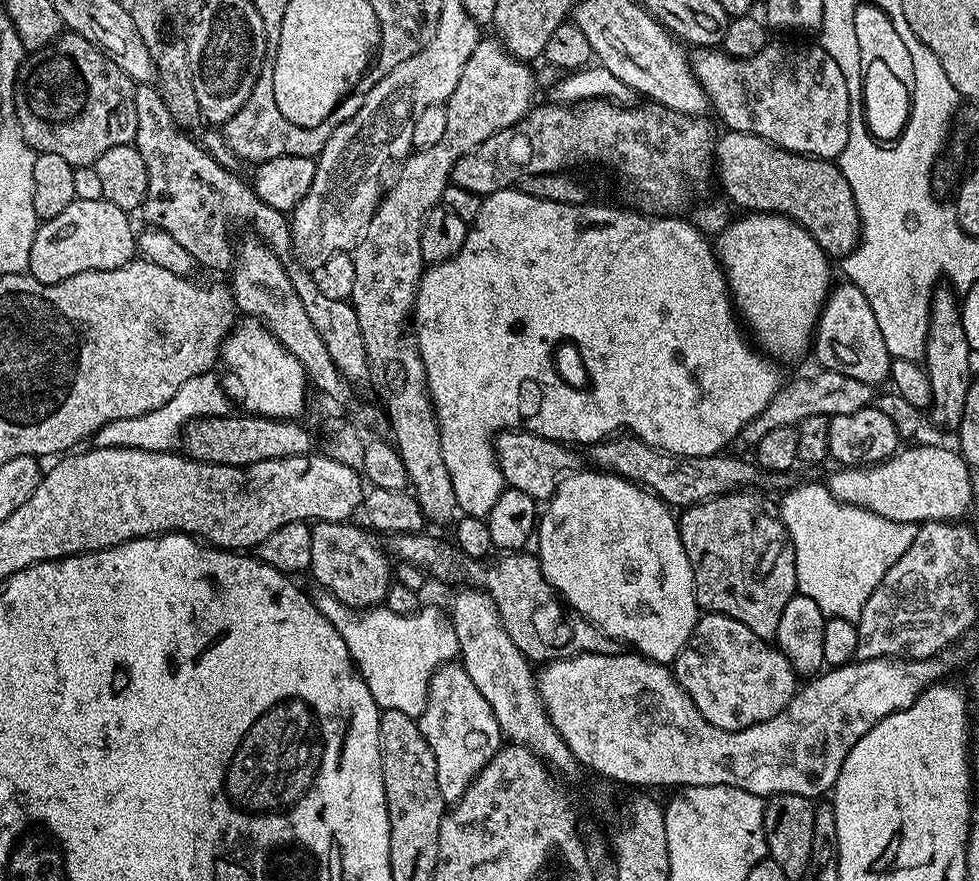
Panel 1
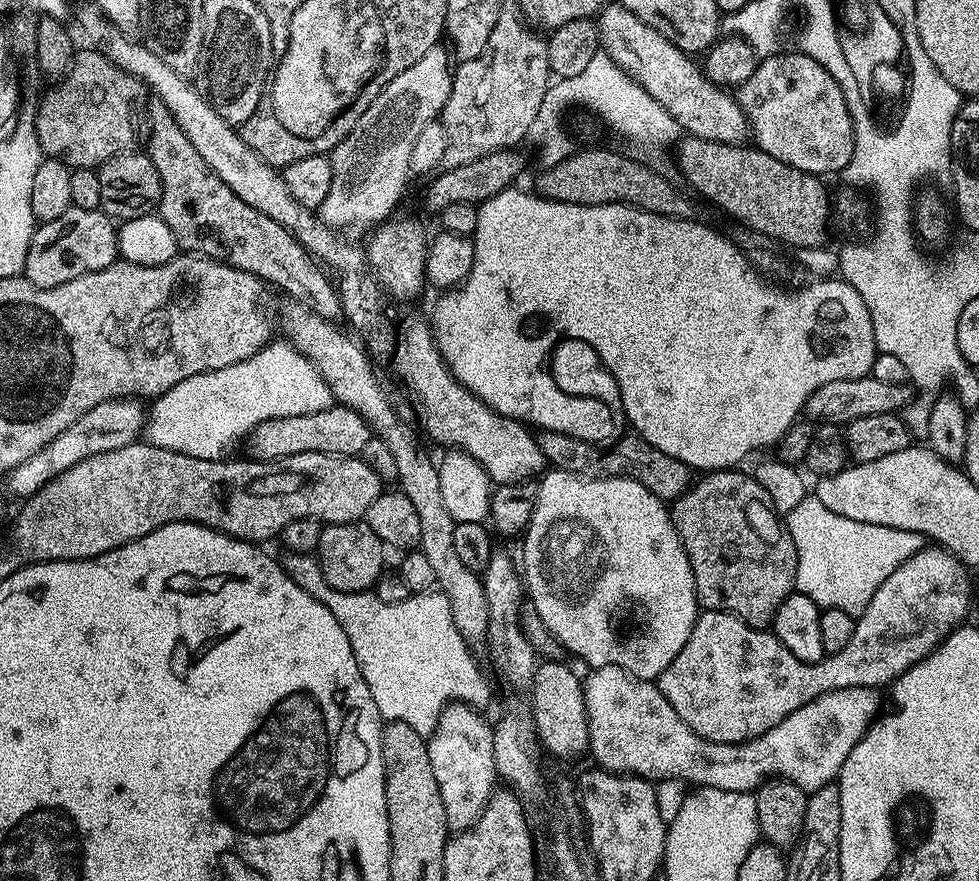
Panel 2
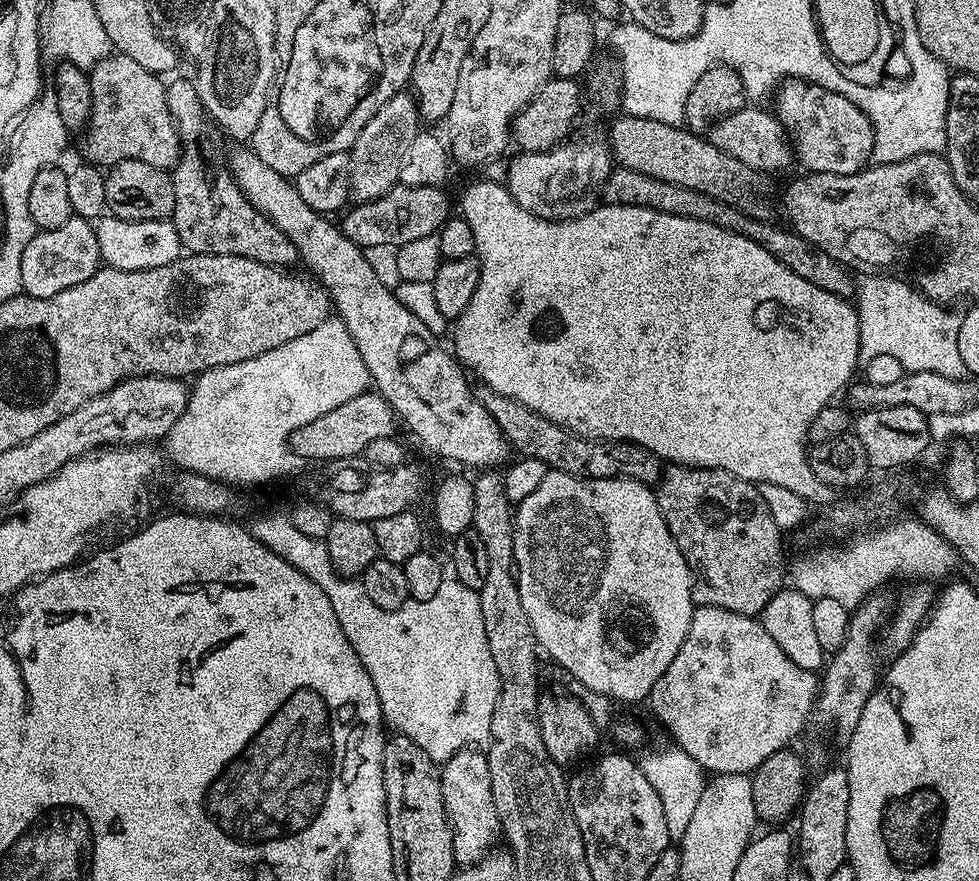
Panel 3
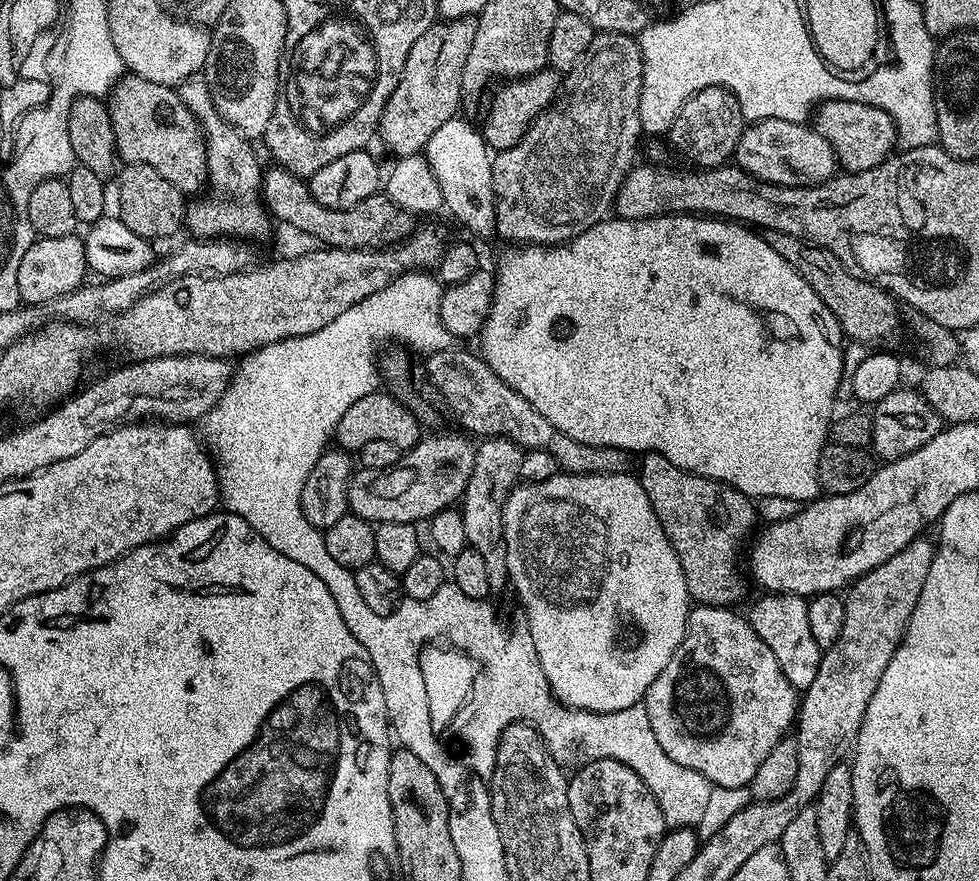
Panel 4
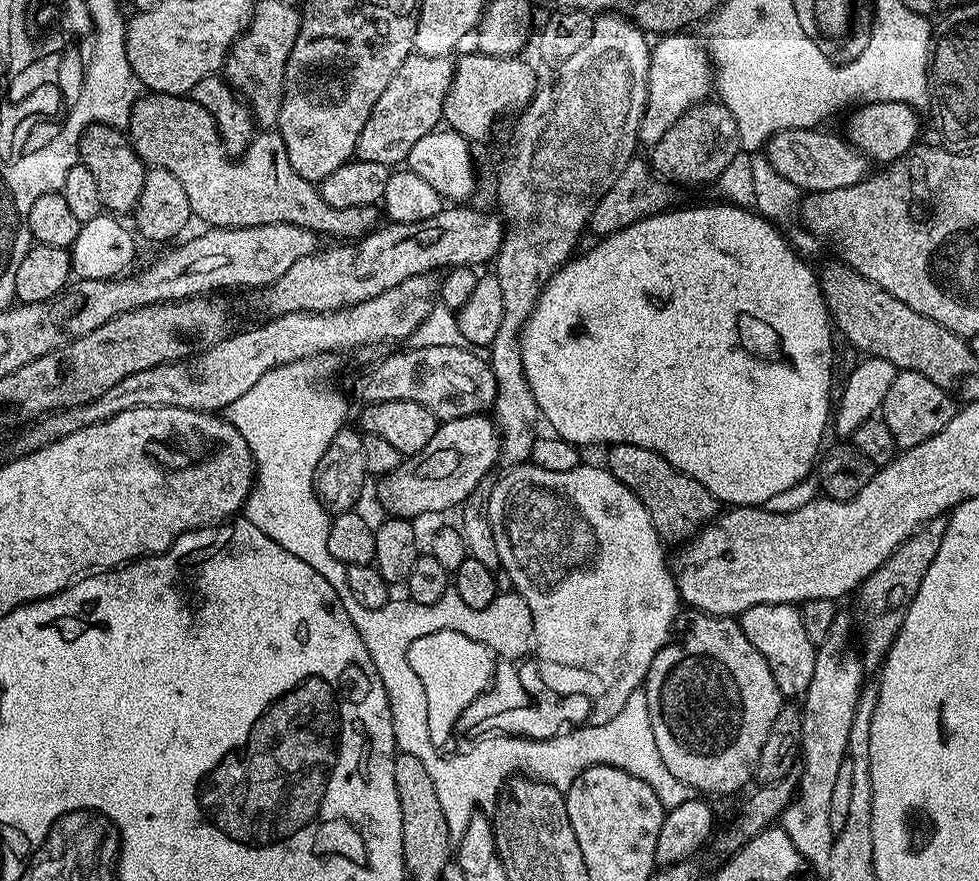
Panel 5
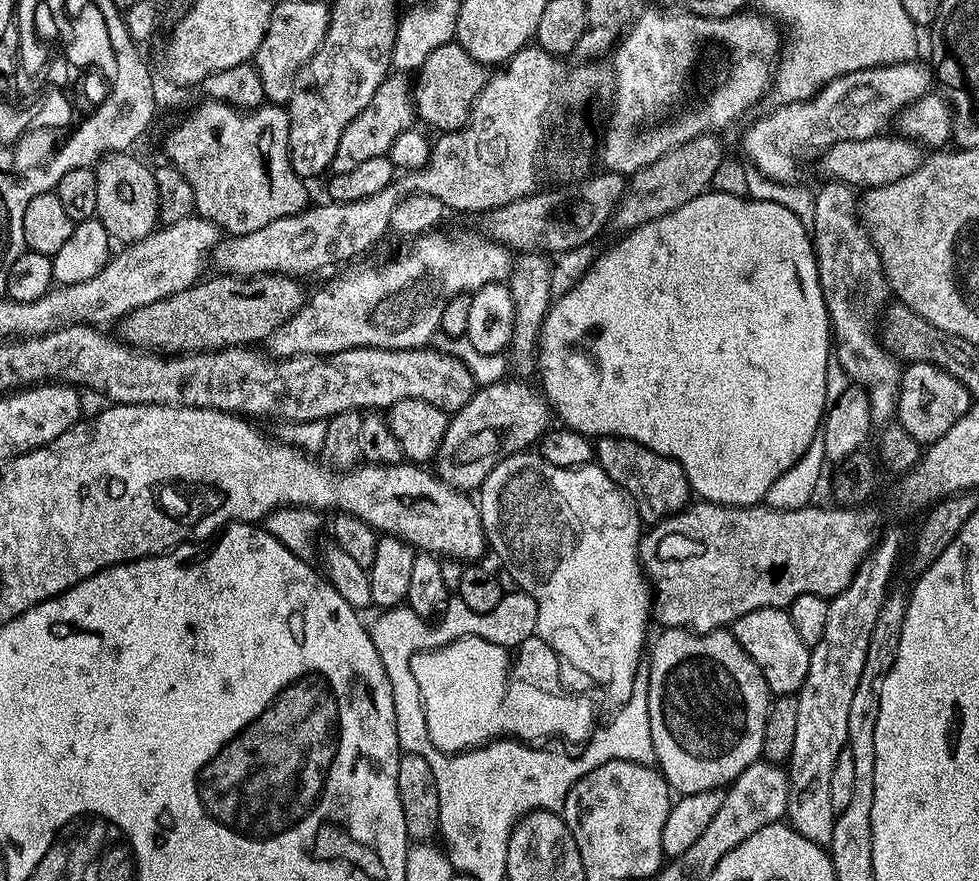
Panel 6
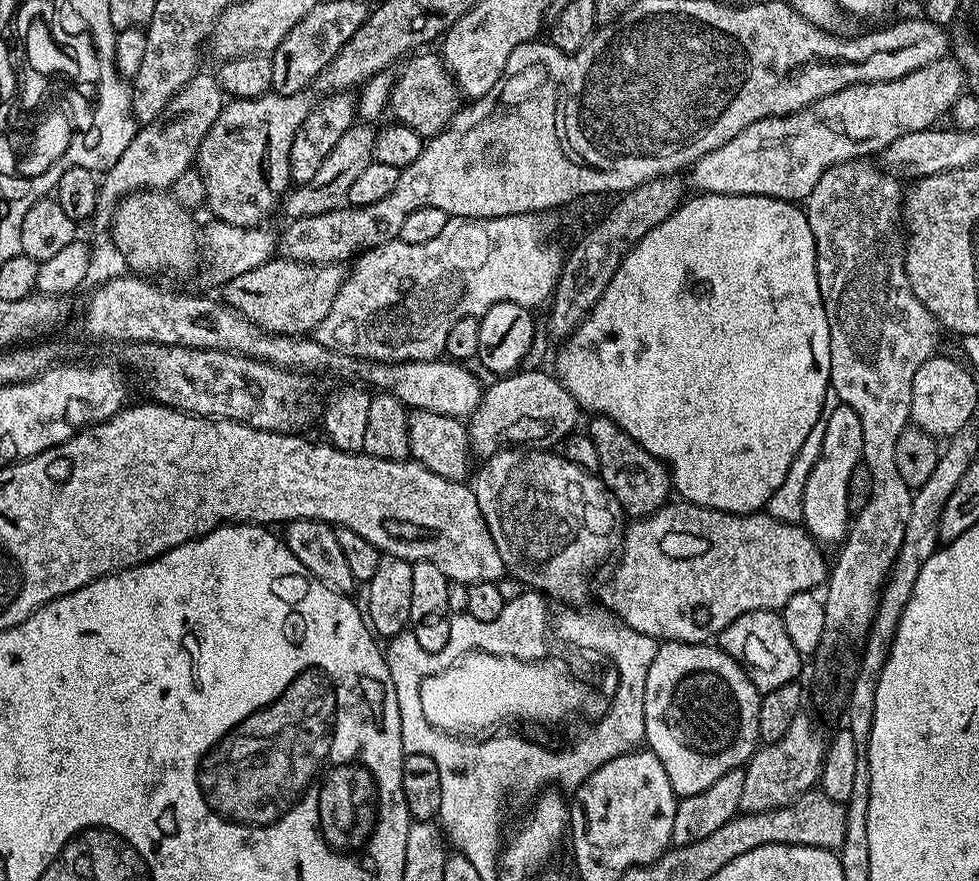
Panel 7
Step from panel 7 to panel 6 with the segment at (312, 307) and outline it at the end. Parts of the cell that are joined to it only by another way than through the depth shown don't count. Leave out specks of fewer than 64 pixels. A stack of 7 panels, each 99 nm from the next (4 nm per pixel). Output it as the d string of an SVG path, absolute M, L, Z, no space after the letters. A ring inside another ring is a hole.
M216 274L213 280L203 279L192 288L162 298L158 302L150 302L146 306L138 306L119 321L119 339L132 348L143 348L149 352L161 354L183 354L186 352L216 352L220 348L238 348L256 346L267 341L280 326L294 318L306 303L306 292L299 279L294 276L233 276Z

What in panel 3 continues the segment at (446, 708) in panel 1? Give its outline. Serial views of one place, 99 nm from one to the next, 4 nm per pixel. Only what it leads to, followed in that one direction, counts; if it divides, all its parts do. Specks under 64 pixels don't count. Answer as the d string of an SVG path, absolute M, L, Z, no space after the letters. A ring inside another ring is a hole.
M469 746L443 761L440 768L440 785L448 825L452 828L452 849L457 865L477 864L493 851L492 844L501 835L498 810L494 806L494 790L490 786L490 766L483 751Z

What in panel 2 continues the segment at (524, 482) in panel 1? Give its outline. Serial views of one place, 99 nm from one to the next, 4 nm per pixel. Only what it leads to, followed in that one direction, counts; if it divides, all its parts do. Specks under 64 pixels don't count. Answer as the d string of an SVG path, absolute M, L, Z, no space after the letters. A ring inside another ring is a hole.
M420 316L401 318L400 329L396 332L396 345L392 348L392 368L396 371L397 378L404 383L409 398L416 400L416 416L420 419L425 434L436 444L448 444L444 446L451 446L474 458L474 462L478 462L482 470L486 470L488 479L493 485L516 484L519 480L531 480L545 471L546 461L540 449L539 439L521 421L498 414L493 408L482 403L470 389L462 386L458 378L454 378L438 350L431 323L425 317L424 320Z

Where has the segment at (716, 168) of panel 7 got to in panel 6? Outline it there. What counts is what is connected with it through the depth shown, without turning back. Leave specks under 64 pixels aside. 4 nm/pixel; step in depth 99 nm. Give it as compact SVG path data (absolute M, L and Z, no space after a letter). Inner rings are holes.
M905 62L902 64L884 64L881 68L863 68L857 72L847 72L837 80L825 84L811 100L800 100L797 104L784 104L774 108L769 116L756 120L744 132L744 152L748 155L748 164L765 175L782 184L791 184L800 172L800 163L819 157L830 146L838 142L865 140L871 136L879 136L900 115L903 108L908 108L914 101L929 95L934 84L934 72L921 62Z

